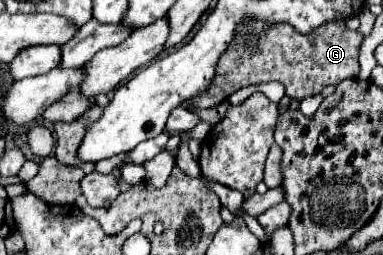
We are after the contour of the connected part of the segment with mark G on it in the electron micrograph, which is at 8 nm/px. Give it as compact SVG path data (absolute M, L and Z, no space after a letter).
M345 20L325 22L309 36L297 34L289 24L265 26L261 22L245 22L241 34L233 38L233 46L225 52L225 58L221 58L221 66L217 66L217 78L213 78L209 94L193 98L191 104L197 108L213 108L243 86L257 86L273 80L285 86L285 96L289 98L301 100L305 96L321 94L325 86L359 76L361 42L363 36L357 30L347 28Z

